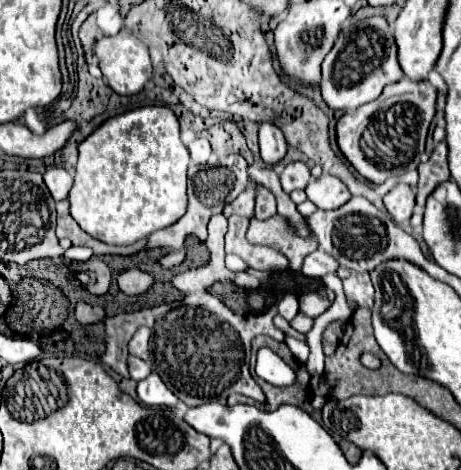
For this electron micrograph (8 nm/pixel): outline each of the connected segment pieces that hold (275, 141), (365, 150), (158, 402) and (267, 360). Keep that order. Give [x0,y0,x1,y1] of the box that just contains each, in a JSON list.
[[259,122,287,166],[337,78,437,184],[137,372,179,408],[255,348,297,386]]

